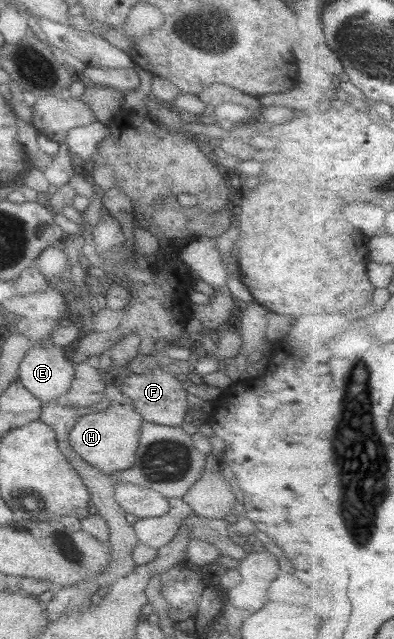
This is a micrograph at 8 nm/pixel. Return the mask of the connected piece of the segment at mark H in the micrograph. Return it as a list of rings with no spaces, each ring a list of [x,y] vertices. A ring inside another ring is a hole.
[[[115,384],[105,385],[104,394],[110,406],[101,412],[80,416],[68,432],[68,441],[72,451],[88,465],[111,475],[112,472],[128,469],[132,465],[143,419],[133,410],[131,401],[120,393]]]

